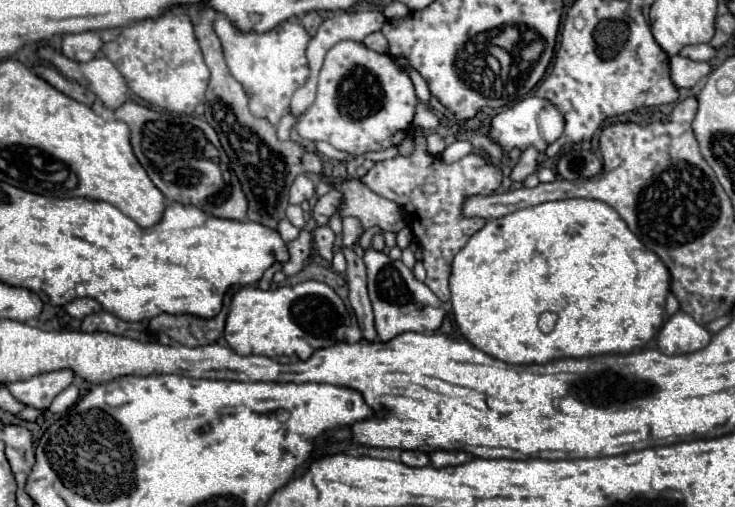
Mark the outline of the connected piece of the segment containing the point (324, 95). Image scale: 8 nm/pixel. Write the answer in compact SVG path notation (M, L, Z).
M340 41L336 43L324 59L318 77L318 91L314 103L300 115L298 119L298 135L310 141L326 141L340 151L348 151L352 155L362 155L366 151L386 149L398 145L398 135L406 137L406 131L412 123L416 107L416 93L412 87L410 77L394 65L390 55L380 55L358 41Z

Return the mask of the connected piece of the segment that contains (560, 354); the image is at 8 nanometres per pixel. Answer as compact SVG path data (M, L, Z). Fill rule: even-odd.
M564 199L564 201L548 201L540 203L534 207L518 209L510 215L490 219L478 233L470 237L470 241L458 251L452 263L452 275L450 275L450 291L452 291L452 307L454 307L454 317L456 323L462 331L462 335L480 351L506 361L506 363L548 363L554 359L564 359L564 357L590 357L590 355L600 355L600 353L630 353L634 347L642 347L648 343L656 331L664 323L664 305L666 297L670 293L670 273L662 259L652 253L650 249L644 247L644 243L628 229L628 225L620 219L620 215L606 203L594 201L594 199ZM544 311L554 311L558 313L558 323L552 333L542 333L538 329L538 315Z

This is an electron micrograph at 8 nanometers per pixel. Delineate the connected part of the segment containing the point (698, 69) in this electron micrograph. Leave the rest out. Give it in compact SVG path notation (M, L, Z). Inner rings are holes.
M680 55L670 57L670 75L672 75L672 83L678 89L692 89L710 73L712 73L710 63L698 63Z

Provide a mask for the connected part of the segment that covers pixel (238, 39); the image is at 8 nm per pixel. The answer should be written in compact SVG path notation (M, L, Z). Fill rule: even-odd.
M218 15L214 21L216 33L224 47L224 57L228 63L230 73L248 89L250 95L250 109L256 113L256 117L266 117L274 125L278 119L286 113L290 107L290 99L294 91L304 85L308 77L308 59L306 59L306 47L310 43L310 35L300 25L296 17L280 23L272 31L256 33L256 31L240 31L226 15Z

